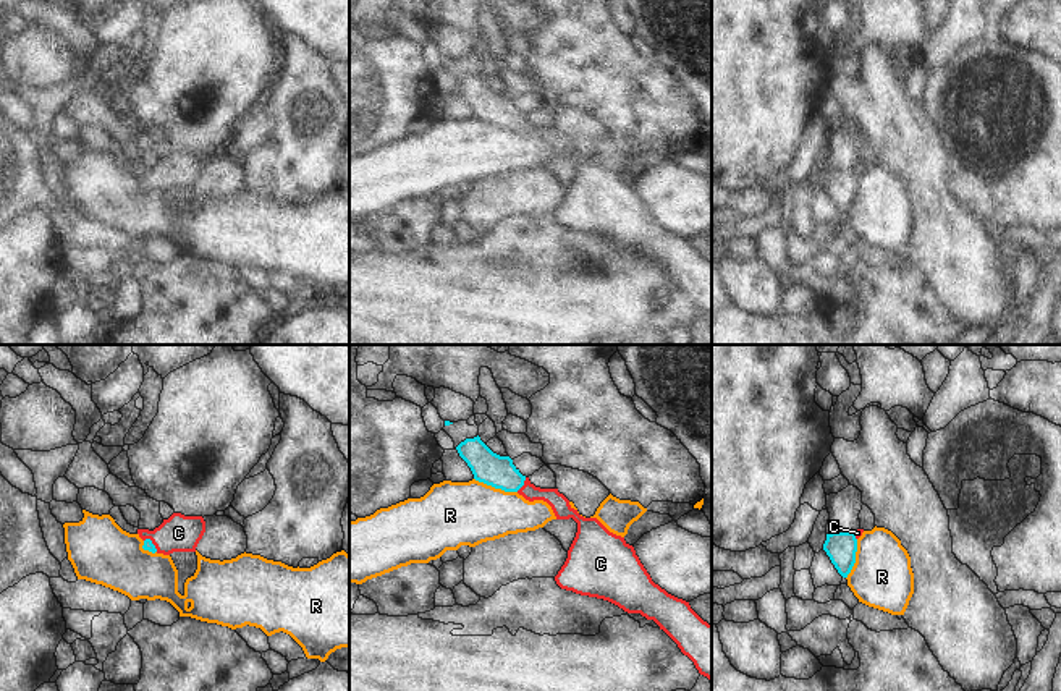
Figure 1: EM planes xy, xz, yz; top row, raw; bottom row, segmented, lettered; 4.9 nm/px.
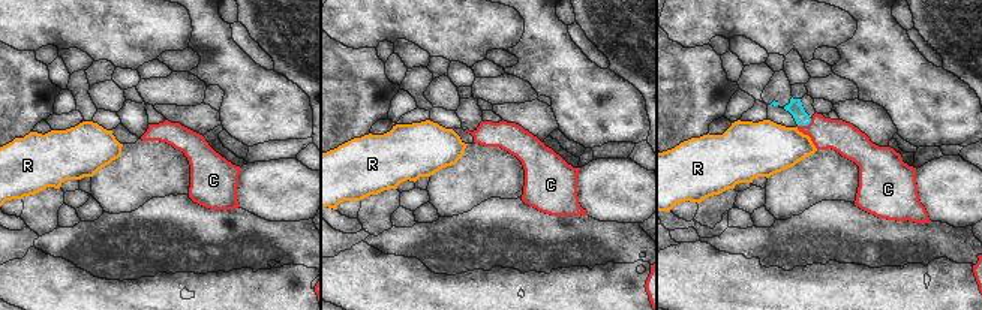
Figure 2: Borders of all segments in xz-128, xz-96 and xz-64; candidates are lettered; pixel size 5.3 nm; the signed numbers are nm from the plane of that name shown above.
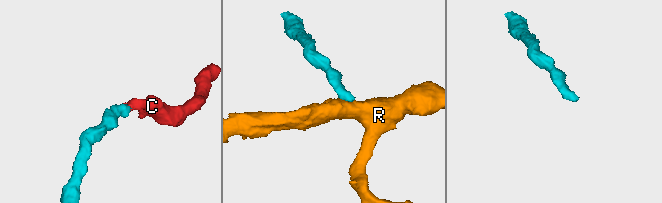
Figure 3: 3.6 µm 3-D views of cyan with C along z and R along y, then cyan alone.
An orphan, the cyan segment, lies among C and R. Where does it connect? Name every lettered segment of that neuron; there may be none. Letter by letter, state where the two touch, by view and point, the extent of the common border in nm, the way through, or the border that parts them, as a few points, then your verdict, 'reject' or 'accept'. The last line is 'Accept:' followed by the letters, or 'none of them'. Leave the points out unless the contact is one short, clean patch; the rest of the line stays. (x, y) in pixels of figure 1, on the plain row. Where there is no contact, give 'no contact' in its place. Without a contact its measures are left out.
C: meets cyan in xz at (523, 122); contact 90 nm long; runs through xz (498, 109), (523, 122), (560, 143); accept
R: meets cyan in xz at (495, 125); contact 220 nm long; border along xz (474, 115), (516, 130); reject
Accept: C

